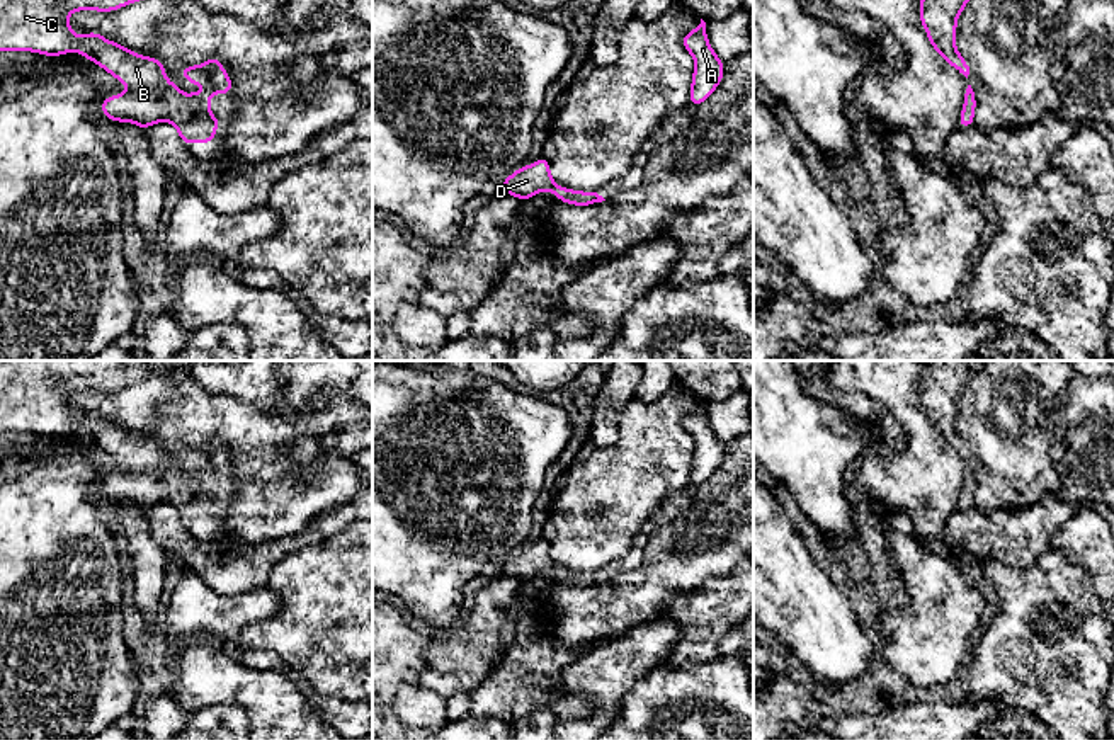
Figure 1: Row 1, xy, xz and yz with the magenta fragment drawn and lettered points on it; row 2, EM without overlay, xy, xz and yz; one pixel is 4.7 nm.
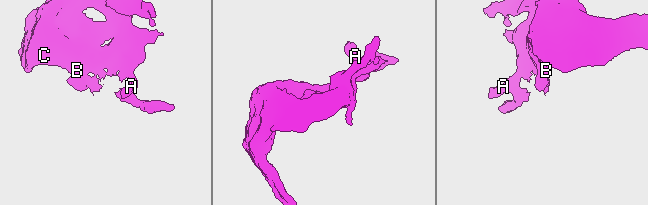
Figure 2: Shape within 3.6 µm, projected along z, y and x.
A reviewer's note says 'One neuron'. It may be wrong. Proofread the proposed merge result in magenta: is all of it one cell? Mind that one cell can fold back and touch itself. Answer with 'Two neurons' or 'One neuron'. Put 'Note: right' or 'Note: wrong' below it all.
One neuron
Note: right

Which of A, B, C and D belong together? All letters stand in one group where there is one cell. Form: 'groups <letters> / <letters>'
groups A B C D

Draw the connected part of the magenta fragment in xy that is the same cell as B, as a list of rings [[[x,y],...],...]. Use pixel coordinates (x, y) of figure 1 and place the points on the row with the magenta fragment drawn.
[[[0,0],[0,51],[22,49],[46,56],[78,51],[131,87],[126,94],[100,100],[111,121],[131,121],[141,129],[168,121],[177,126],[184,145],[213,143],[221,121],[209,114],[211,95],[233,90],[218,56],[180,70],[185,80],[202,83],[211,92],[184,97],[180,87],[165,78],[160,60],[139,56],[99,32],[77,37],[68,26],[71,10],[111,12],[131,2],[139,0]]]

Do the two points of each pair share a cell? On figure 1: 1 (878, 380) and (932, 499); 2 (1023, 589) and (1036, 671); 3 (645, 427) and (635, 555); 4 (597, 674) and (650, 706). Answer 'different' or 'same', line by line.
1: same
2: same
3: different
4: different

